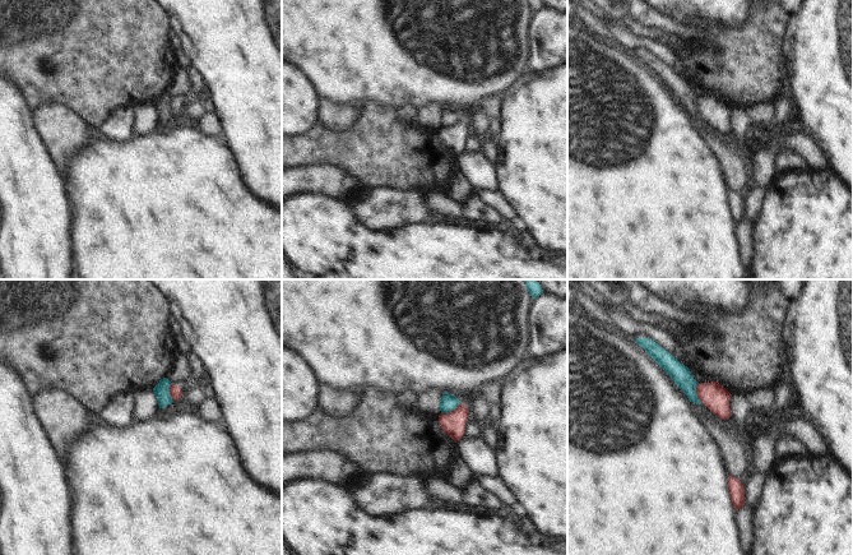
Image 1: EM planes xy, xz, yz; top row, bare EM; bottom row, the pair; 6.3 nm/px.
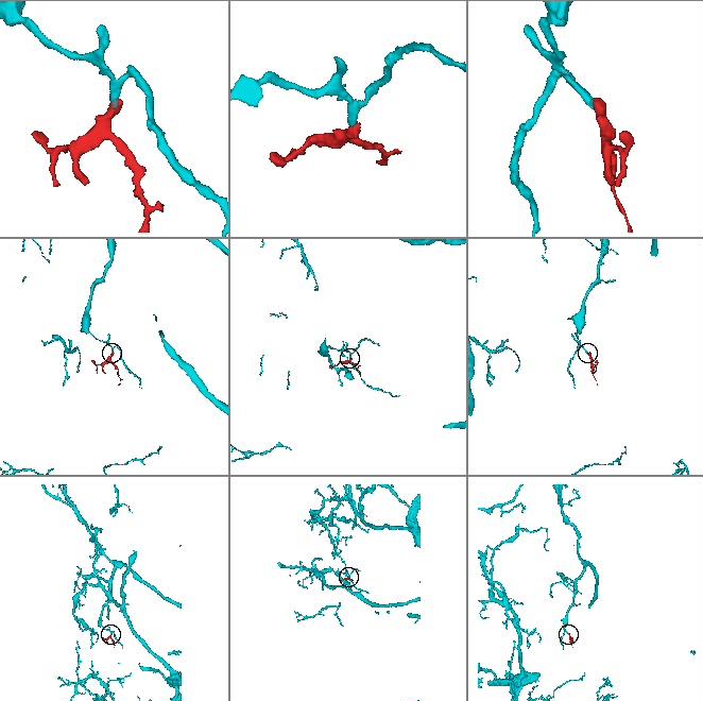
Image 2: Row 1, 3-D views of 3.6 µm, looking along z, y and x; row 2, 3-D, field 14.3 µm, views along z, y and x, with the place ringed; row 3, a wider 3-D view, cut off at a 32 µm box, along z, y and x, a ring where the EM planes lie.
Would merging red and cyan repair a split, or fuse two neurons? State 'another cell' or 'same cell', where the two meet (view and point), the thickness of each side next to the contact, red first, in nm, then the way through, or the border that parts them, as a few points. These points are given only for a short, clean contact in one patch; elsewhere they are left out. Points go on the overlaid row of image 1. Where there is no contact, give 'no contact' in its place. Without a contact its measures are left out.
another cell; contact yz (696, 393); calibres 170 and 120 nm; border yz (698, 383), (696, 396), (701, 402)

